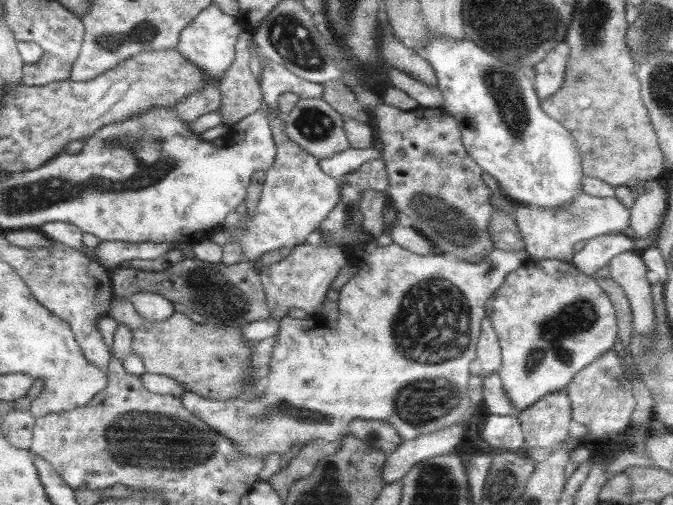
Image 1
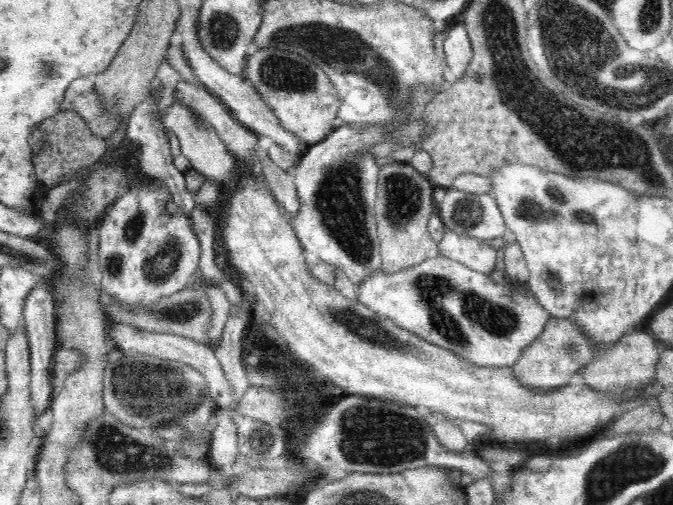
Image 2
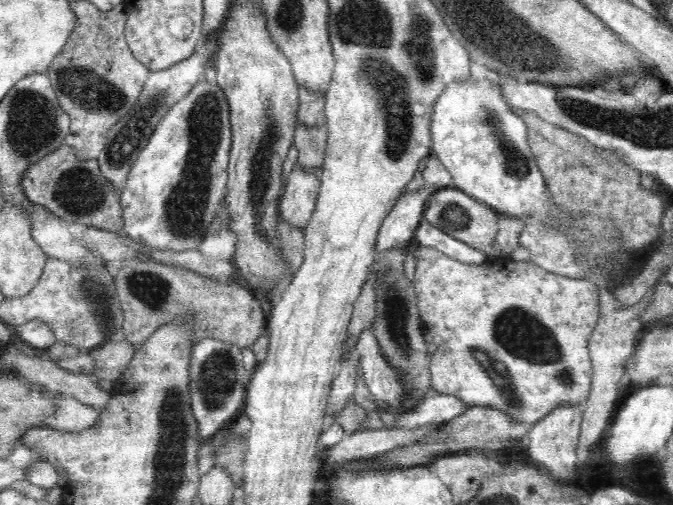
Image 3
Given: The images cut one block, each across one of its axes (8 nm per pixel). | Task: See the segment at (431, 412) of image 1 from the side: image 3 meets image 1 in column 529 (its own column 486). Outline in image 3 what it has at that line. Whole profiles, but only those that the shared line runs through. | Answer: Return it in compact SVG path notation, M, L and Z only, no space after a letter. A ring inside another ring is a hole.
M424 217L416 229L415 240L422 246L438 249L446 256L464 264L482 265L489 258L484 251L452 238L443 230L431 225Z

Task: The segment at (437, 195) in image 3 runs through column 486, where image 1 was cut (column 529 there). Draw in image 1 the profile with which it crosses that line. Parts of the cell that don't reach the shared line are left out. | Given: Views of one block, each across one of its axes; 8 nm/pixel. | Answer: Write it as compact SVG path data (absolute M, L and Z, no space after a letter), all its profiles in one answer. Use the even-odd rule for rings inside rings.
M581 192L561 208L538 208L516 202L514 220L530 257L536 261L552 258L570 262L576 242L590 240L601 234L623 232L630 226L630 213L616 197L600 198Z

